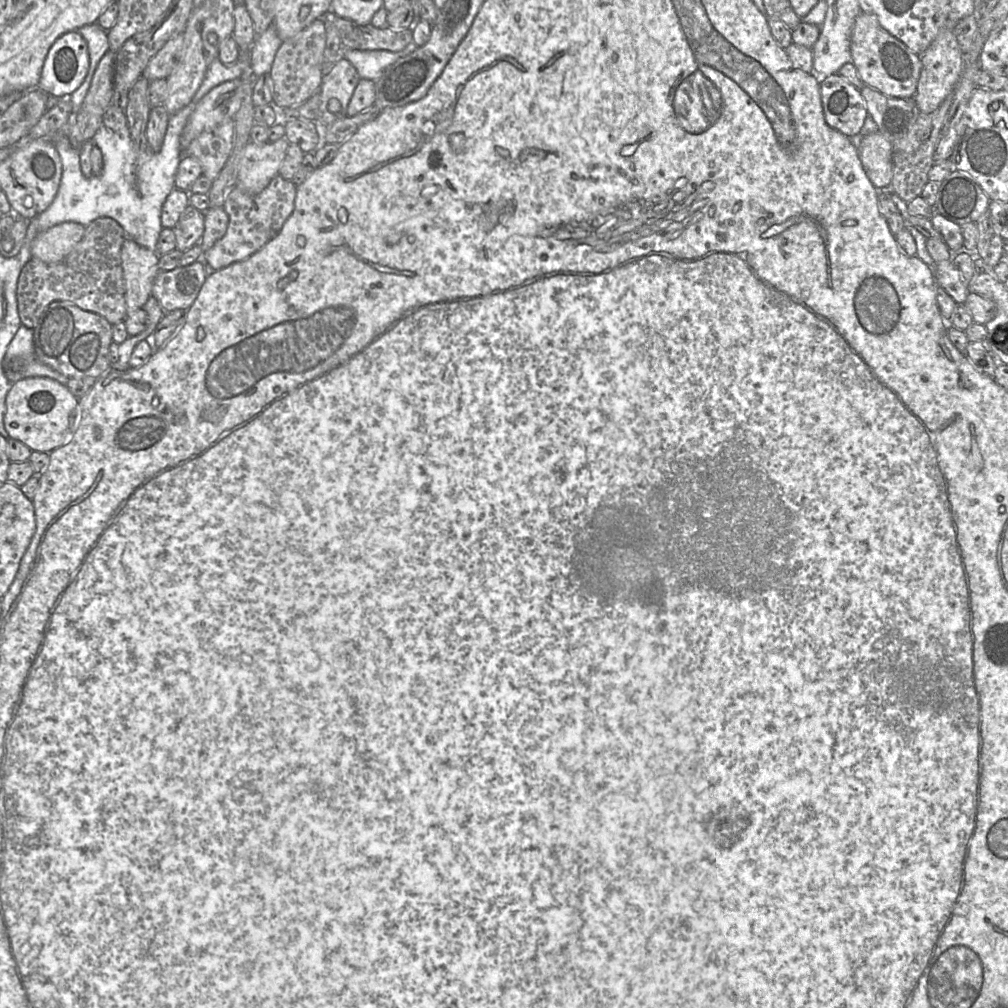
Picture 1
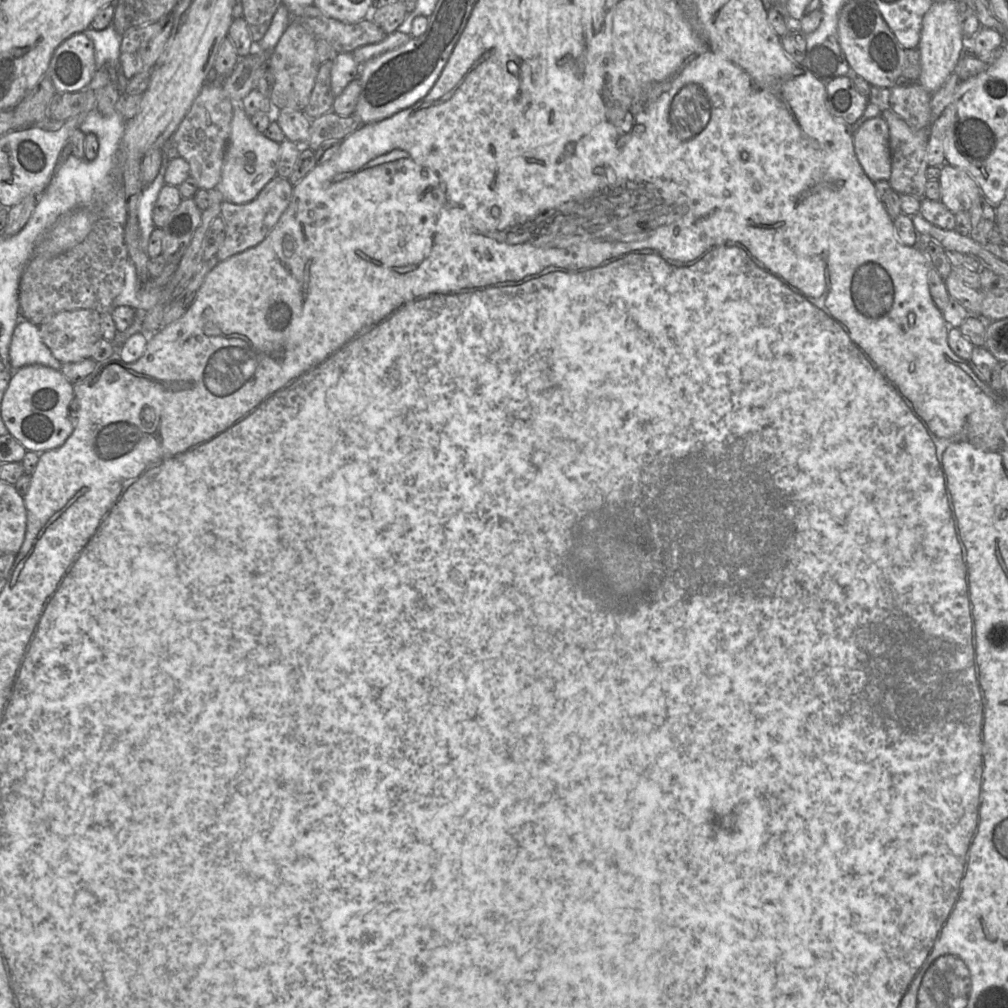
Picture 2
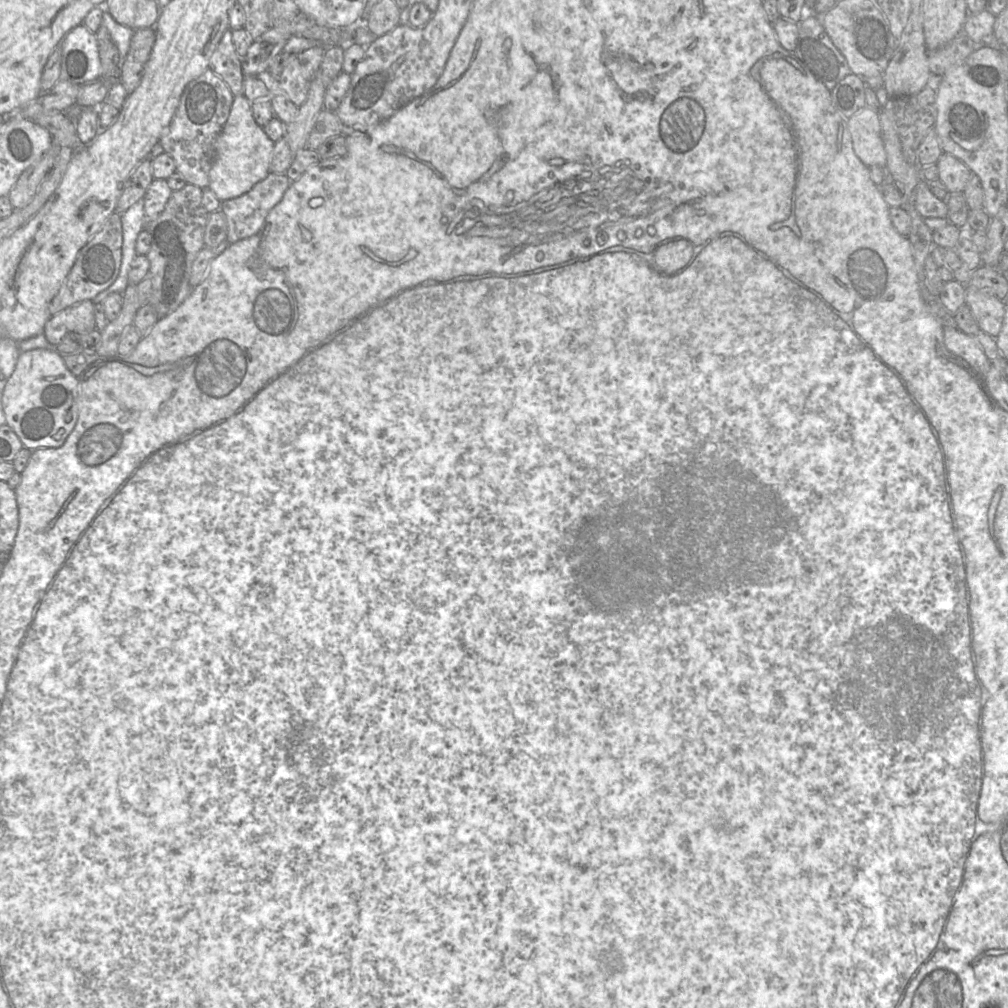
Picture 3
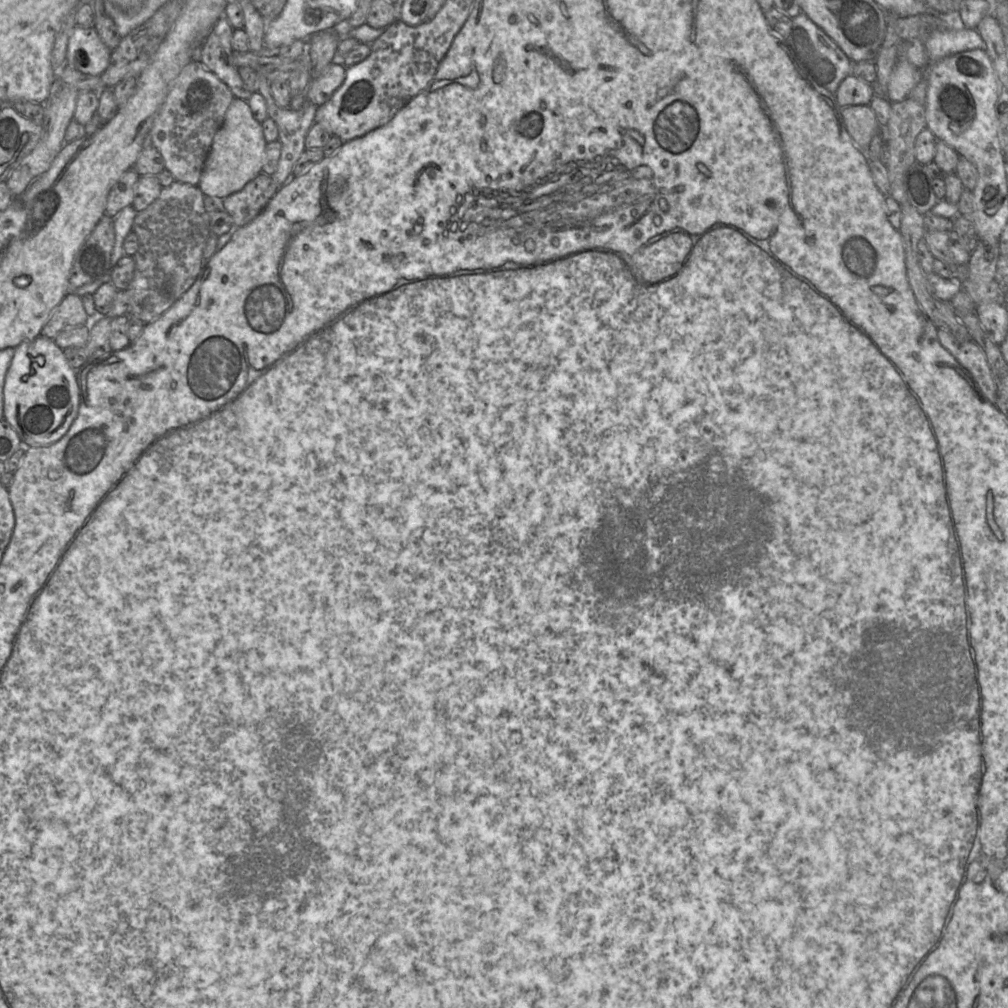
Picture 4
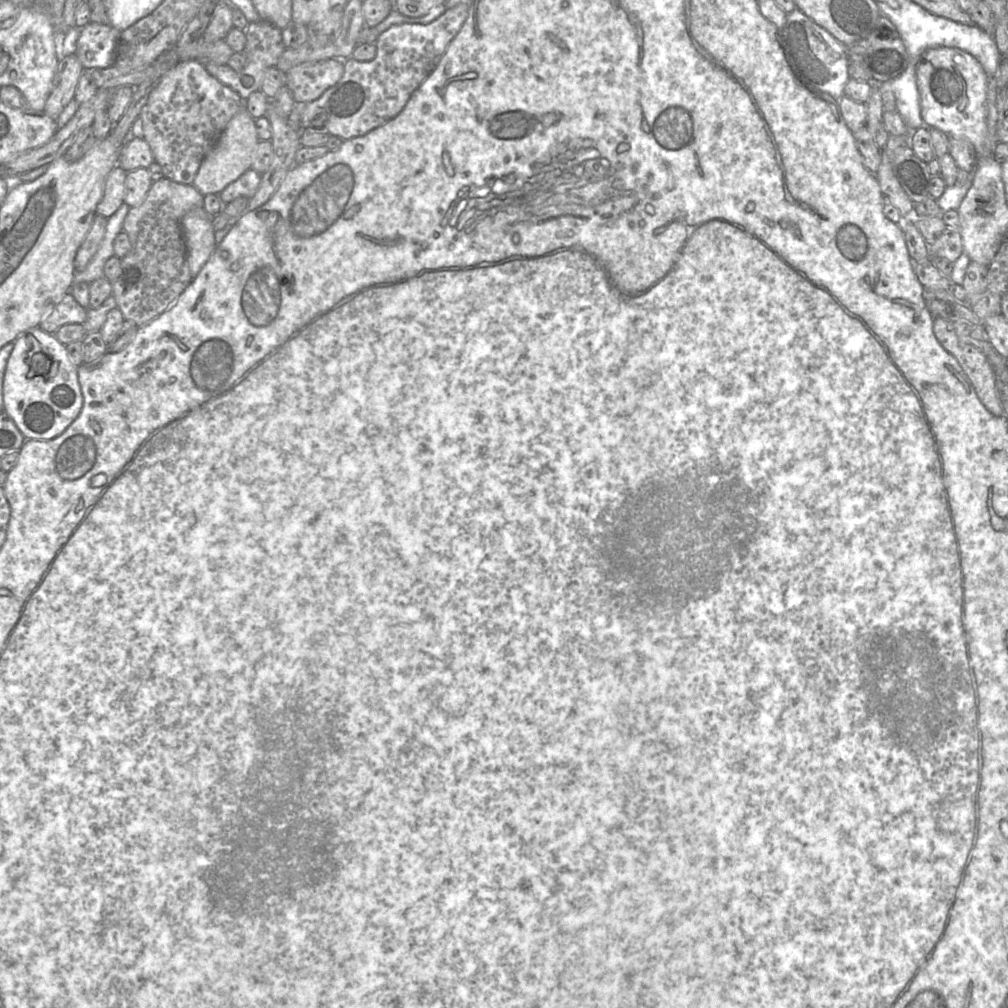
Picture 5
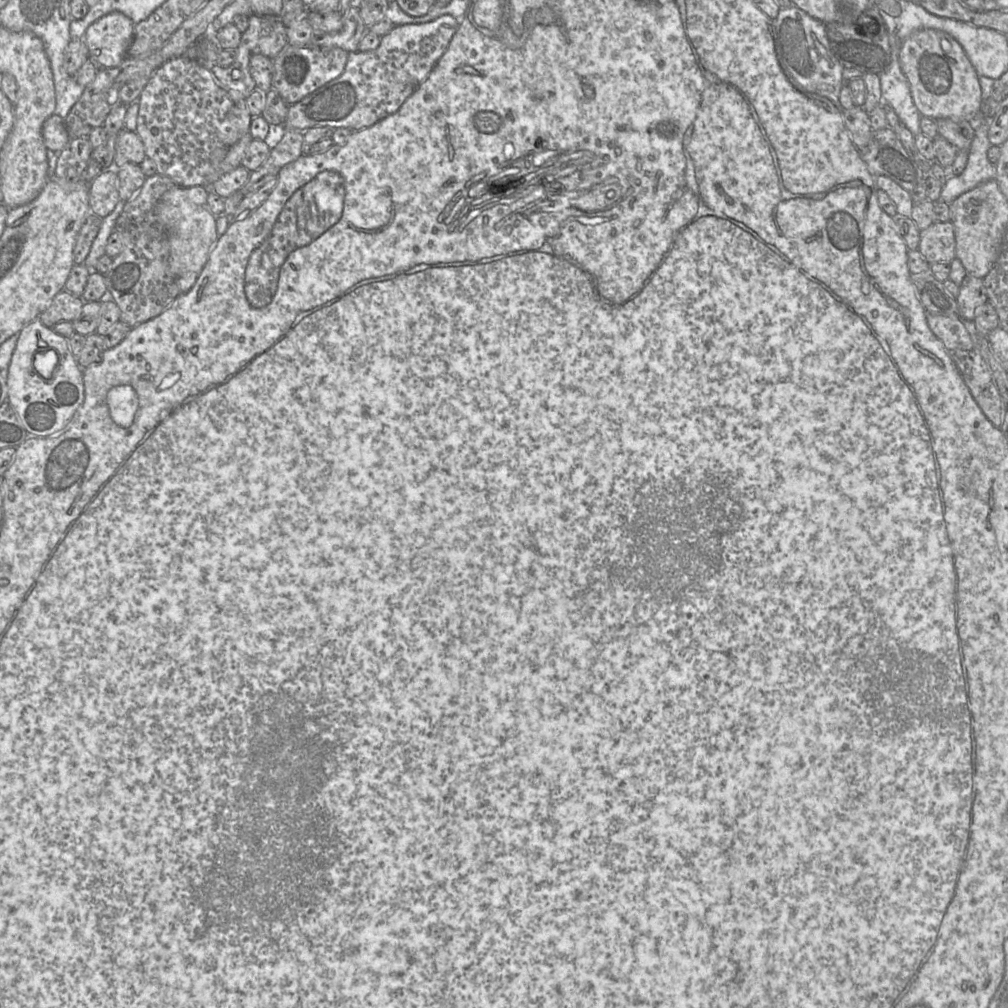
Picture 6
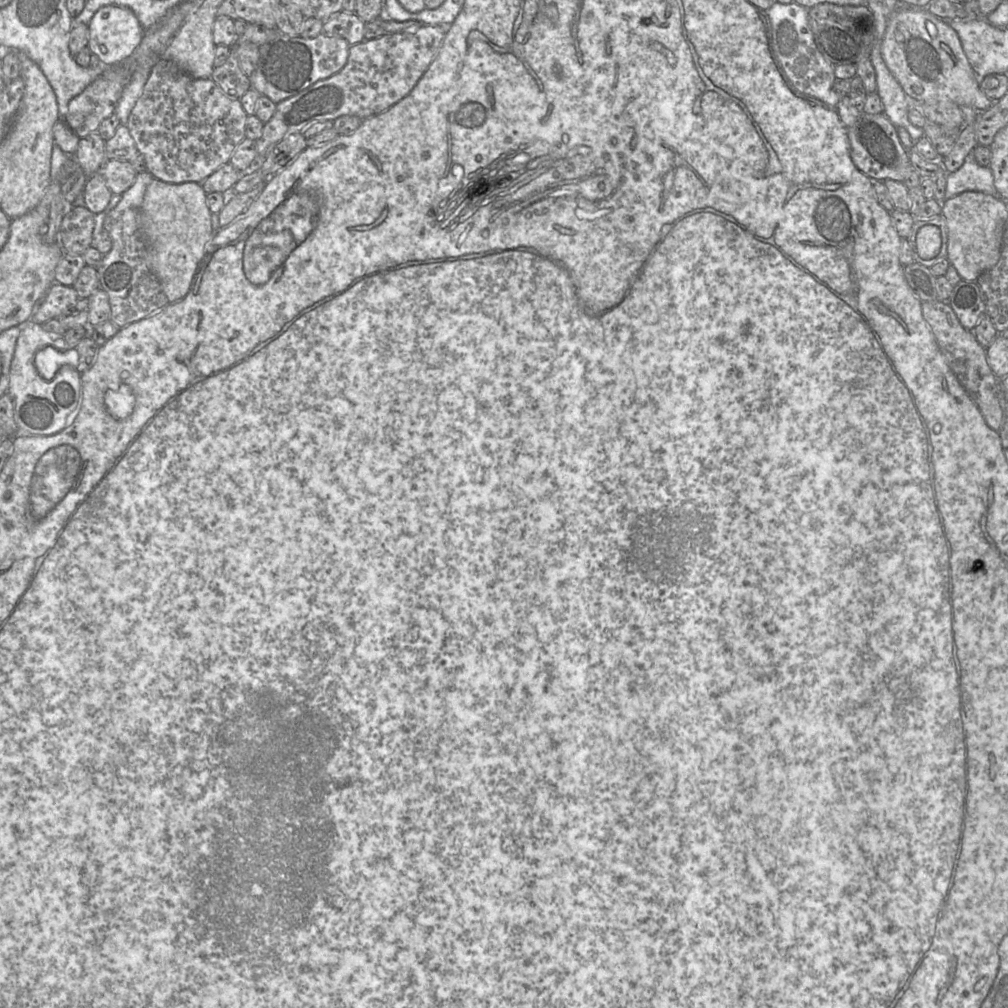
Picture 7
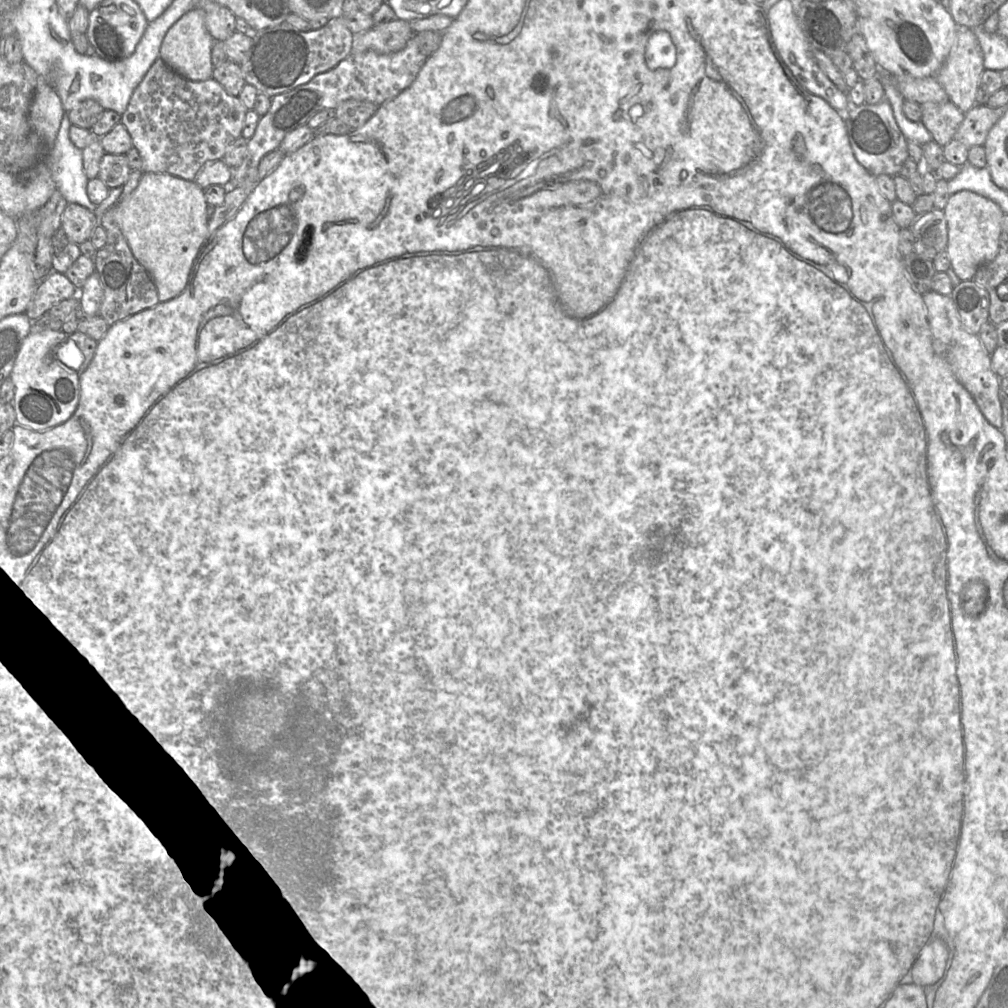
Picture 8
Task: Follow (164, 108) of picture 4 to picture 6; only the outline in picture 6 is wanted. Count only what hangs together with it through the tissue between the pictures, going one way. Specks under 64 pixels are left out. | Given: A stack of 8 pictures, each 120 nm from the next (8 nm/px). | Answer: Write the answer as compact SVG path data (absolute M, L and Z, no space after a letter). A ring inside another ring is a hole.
M186 56L174 57L163 63L152 75L139 96L139 111L136 131L144 144L147 158L153 160L157 167L157 174L169 178L175 185L181 187L205 186L207 176L216 170L221 161L227 155L230 147L234 145L244 134L249 132L252 116L247 109L245 99L235 90L229 90L222 85L210 71L208 65L196 59Z

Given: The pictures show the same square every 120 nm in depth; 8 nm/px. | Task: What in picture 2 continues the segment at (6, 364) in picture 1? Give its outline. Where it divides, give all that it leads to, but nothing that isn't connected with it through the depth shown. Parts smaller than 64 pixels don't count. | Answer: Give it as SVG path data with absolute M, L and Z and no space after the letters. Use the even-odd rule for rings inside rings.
M20 319L15 327L9 359L13 370L29 365L42 365L61 370L61 363L43 343L39 334L39 326L27 320Z

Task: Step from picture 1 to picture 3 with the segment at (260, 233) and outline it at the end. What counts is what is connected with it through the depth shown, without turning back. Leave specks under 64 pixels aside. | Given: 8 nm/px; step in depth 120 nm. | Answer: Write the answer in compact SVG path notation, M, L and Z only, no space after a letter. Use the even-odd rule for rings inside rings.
M269 173L245 194L221 201L229 244L256 234L270 210L280 202L291 181L285 173Z

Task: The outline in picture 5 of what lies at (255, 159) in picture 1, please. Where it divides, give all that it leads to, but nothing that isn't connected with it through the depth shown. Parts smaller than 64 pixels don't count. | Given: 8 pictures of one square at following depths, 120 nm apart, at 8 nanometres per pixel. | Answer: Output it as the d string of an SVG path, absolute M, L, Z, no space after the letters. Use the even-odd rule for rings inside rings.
M244 108L227 123L216 143L203 159L192 185L203 196L211 193L219 194L227 185L251 169L253 154L259 141L255 119Z

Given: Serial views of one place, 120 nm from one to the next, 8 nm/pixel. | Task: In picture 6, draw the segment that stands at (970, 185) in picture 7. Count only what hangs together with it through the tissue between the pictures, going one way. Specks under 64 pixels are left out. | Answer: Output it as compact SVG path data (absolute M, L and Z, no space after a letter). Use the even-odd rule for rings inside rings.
M980 112L978 113L973 123L975 137L969 149L966 167L960 175L954 175L947 180L940 200L950 204L978 185L989 180L996 180L996 164L991 163L987 155L992 145L988 138L992 121L993 117L984 117Z

